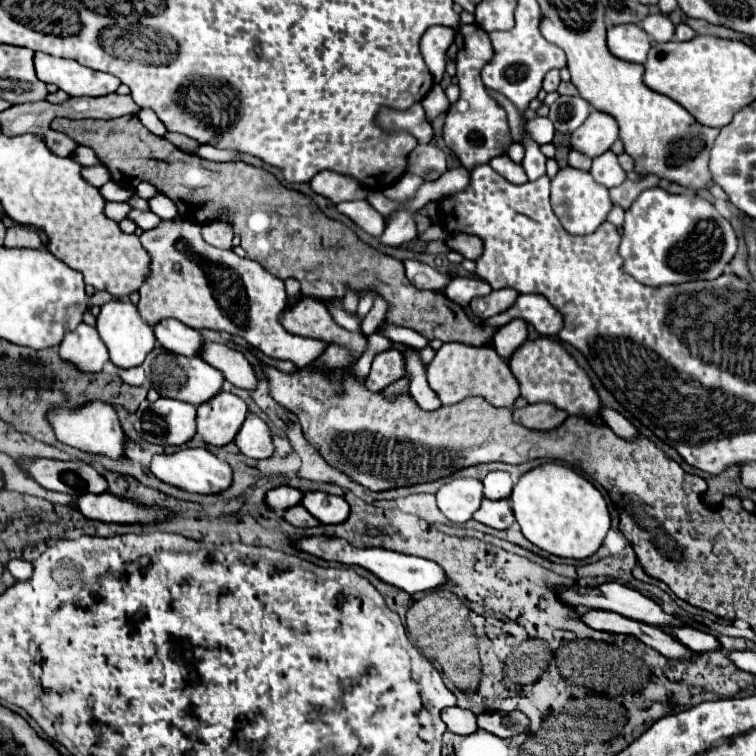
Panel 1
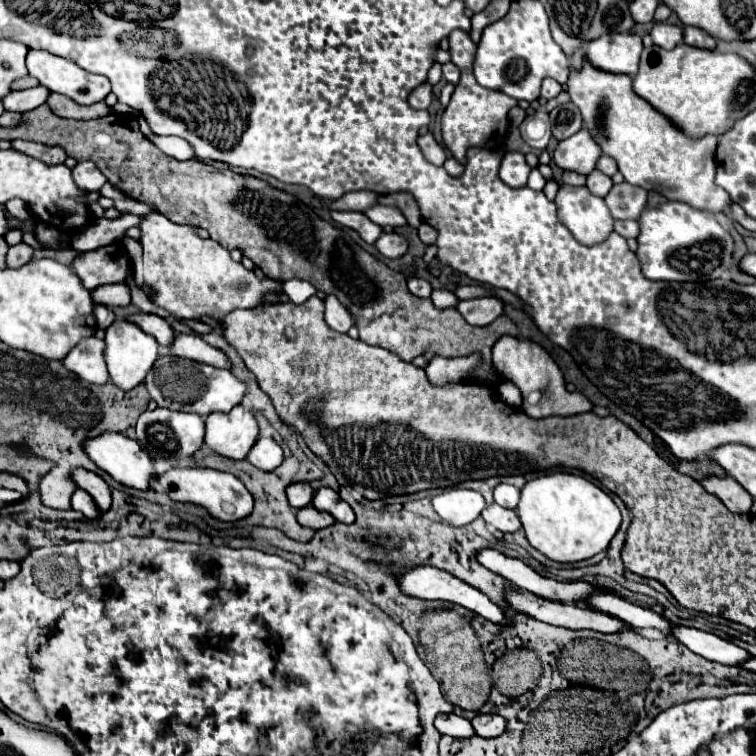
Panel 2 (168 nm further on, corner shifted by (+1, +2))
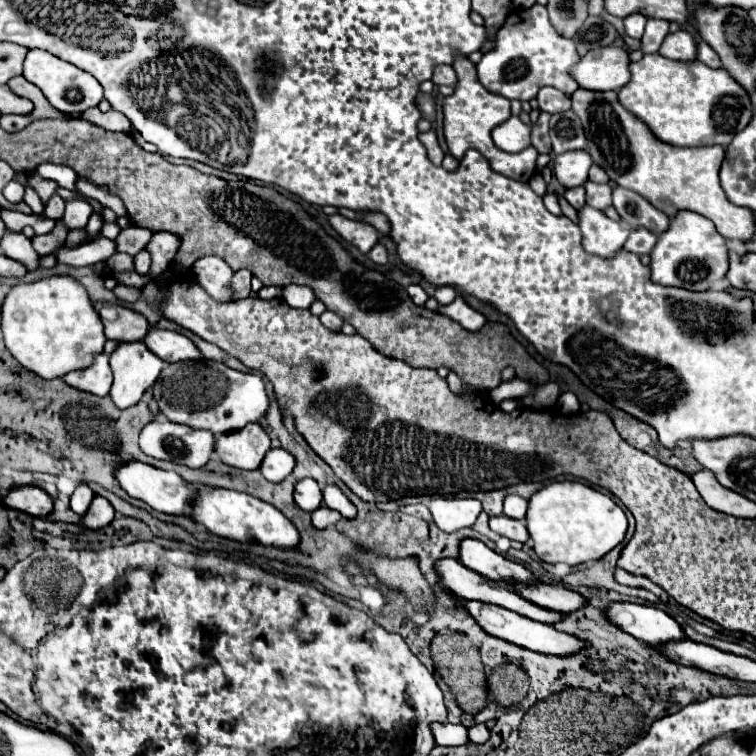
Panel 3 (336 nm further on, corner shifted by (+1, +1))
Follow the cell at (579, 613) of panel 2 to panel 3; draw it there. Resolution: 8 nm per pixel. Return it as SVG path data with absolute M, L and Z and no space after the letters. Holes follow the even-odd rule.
M438 559L438 565L434 565L434 571L438 573L442 585L454 593L456 597L460 599L466 599L466 601L482 601L482 603L490 603L490 605L498 605L498 607L504 607L504 609L510 609L522 617L530 617L534 621L540 621L540 623L550 623L554 625L562 615L558 613L552 613L550 609L538 609L538 605L530 603L530 601L524 601L522 597L518 597L506 583L500 583L500 581L490 581L478 573L474 573L472 569L466 569L458 559Z

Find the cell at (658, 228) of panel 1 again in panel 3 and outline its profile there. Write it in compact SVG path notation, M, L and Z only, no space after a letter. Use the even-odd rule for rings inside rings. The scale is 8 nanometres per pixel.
M680 211L666 233L658 237L656 247L650 253L652 281L668 287L682 287L690 291L706 291L728 271L728 247L726 239L716 231L714 223L698 213Z

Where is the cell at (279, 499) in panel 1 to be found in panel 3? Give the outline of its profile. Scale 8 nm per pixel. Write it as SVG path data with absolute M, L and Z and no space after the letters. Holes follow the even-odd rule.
M310 477L298 481L296 489L294 489L294 501L304 511L318 509L322 505L322 491L320 491L318 483L314 479L310 479Z

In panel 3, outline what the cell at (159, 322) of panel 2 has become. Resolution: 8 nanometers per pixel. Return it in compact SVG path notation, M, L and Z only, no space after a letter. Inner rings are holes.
M96 301L94 309L100 315L106 337L114 339L118 343L142 341L150 329L150 325L146 323L146 319L140 313L126 309L122 305L108 303L108 301Z

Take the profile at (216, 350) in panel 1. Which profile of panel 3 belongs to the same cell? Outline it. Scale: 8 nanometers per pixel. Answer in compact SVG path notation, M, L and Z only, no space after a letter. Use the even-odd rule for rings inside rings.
M148 329L144 337L144 345L152 349L162 361L176 363L176 361L188 361L198 359L200 351L194 347L194 343L176 331L164 331L164 329Z

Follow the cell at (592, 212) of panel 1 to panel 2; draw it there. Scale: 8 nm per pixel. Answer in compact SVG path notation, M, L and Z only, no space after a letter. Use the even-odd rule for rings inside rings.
M562 184L554 204L558 206L558 218L570 230L570 234L582 244L598 244L614 230L614 218L604 204L604 198L594 196L586 186L570 188Z

